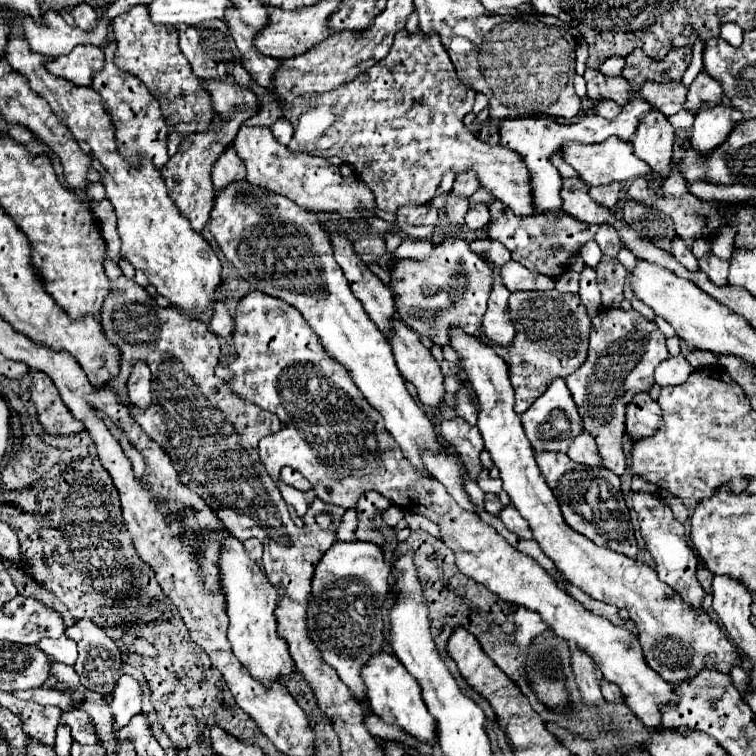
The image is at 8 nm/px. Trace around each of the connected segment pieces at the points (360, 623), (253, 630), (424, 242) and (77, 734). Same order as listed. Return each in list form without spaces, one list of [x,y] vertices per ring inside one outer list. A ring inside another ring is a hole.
[[[336,541],[316,565],[312,579],[312,593],[308,597],[308,615],[306,615],[308,631],[318,651],[322,653],[322,659],[332,669],[336,669],[342,683],[346,683],[346,687],[352,691],[352,697],[358,699],[360,703],[366,703],[364,683],[360,683],[360,663],[368,661],[368,655],[376,655],[376,651],[384,649],[382,609],[390,593],[388,581],[390,581],[390,563],[384,561],[384,551],[376,543],[366,543],[366,541],[350,541],[350,543]]]
[[[236,537],[222,539],[222,543],[224,549],[218,565],[222,573],[226,613],[230,617],[228,641],[232,643],[232,651],[240,659],[240,663],[244,663],[244,667],[250,671],[250,675],[258,681],[264,681],[266,687],[270,687],[272,683],[282,683],[284,677],[292,675],[294,663],[288,655],[286,643],[276,631],[278,623],[274,609],[278,603],[278,591],[272,583],[268,583],[264,569],[248,557],[248,551]]]
[[[402,237],[400,247],[394,251],[396,257],[400,259],[424,259],[432,251],[432,243],[428,239],[412,239],[412,237]]]
[[[72,709],[72,711],[64,713],[64,715],[60,717],[60,725],[70,727],[72,739],[78,741],[80,745],[92,745],[92,743],[98,743],[94,725],[88,721],[88,715],[84,715],[84,711],[80,711],[80,709]]]

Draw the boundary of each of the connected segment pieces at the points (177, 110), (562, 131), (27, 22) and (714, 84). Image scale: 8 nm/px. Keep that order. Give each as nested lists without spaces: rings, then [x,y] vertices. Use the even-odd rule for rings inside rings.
[[[136,5],[128,13],[116,17],[112,29],[118,45],[114,53],[116,67],[120,67],[120,71],[136,75],[160,101],[164,119],[168,123],[168,153],[174,155],[188,135],[204,131],[212,123],[214,109],[210,105],[210,95],[200,87],[200,79],[196,79],[196,75],[188,67],[188,59],[184,59],[178,47],[176,29],[154,25],[150,21],[146,5]]]
[[[632,99],[632,103],[626,103],[622,113],[616,119],[602,119],[596,115],[584,117],[576,125],[558,125],[550,117],[520,117],[520,119],[504,119],[500,123],[500,145],[514,149],[520,153],[524,159],[528,171],[530,171],[530,185],[532,185],[532,195],[534,195],[534,205],[540,213],[558,213],[560,211],[560,187],[562,187],[562,177],[556,171],[556,167],[550,163],[552,153],[560,149],[564,141],[580,141],[580,143],[592,143],[590,137],[594,137],[594,143],[608,139],[616,135],[618,139],[630,141],[634,135],[640,119],[644,113],[648,113],[652,105],[646,99]],[[540,119],[540,121],[534,121]]]
[[[56,11],[44,13],[44,25],[36,23],[32,17],[20,19],[26,39],[34,53],[42,55],[66,55],[76,45],[82,43],[82,31],[78,27],[68,25]]]
[[[704,71],[694,79],[694,83],[688,87],[688,97],[684,103],[684,109],[696,115],[702,105],[716,107],[722,99],[722,87],[718,81],[708,77]]]

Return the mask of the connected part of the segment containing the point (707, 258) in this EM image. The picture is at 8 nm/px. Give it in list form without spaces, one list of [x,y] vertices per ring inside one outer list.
[[[706,253],[702,259],[698,259],[698,267],[700,267],[700,271],[704,271],[712,279],[712,283],[716,283],[716,285],[728,283],[730,263],[726,259],[716,257],[714,253]]]

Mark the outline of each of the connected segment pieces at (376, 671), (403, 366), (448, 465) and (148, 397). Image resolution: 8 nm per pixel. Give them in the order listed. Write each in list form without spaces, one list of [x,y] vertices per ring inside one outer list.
[[[380,653],[372,657],[362,669],[362,679],[368,687],[368,705],[374,715],[378,715],[384,723],[398,725],[410,737],[436,747],[436,719],[432,719],[426,703],[422,701],[420,685],[394,655]]]
[[[394,321],[394,333],[390,335],[388,343],[402,377],[416,387],[420,403],[428,407],[440,407],[446,393],[444,375],[430,349],[426,349],[418,335],[402,321]]]
[[[444,449],[444,455],[438,453],[424,453],[424,463],[430,469],[430,473],[446,487],[446,491],[454,497],[454,501],[466,509],[472,511],[474,505],[468,497],[468,493],[464,491],[464,481],[462,481],[462,465],[456,463],[454,455],[450,455]]]
[[[135,363],[128,379],[128,401],[134,407],[140,409],[148,409],[148,405],[152,403],[152,393],[150,393],[150,385],[152,385],[152,375],[146,363]]]

